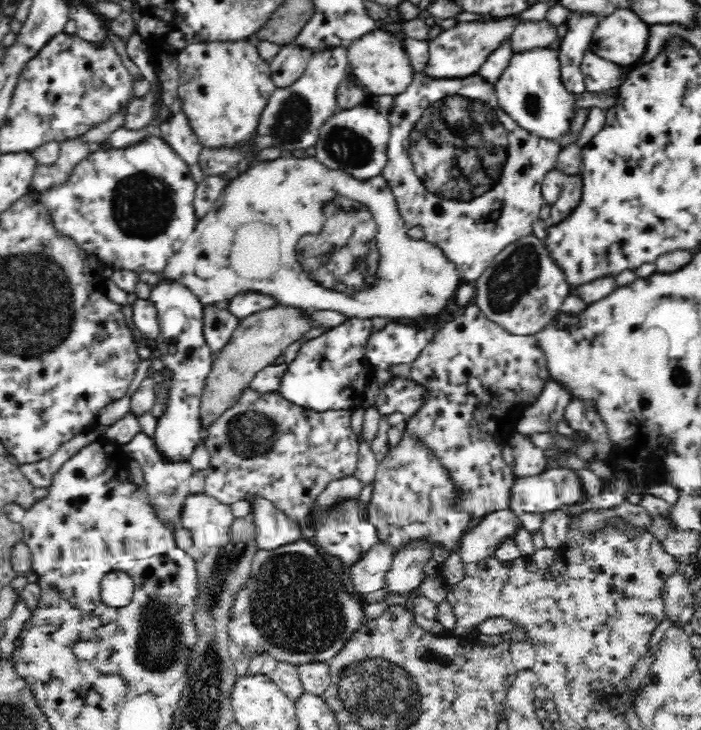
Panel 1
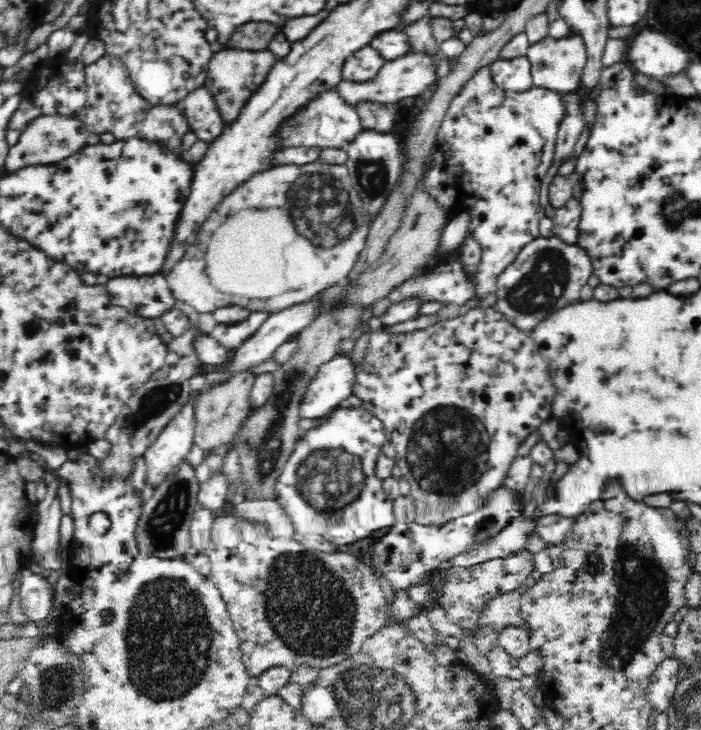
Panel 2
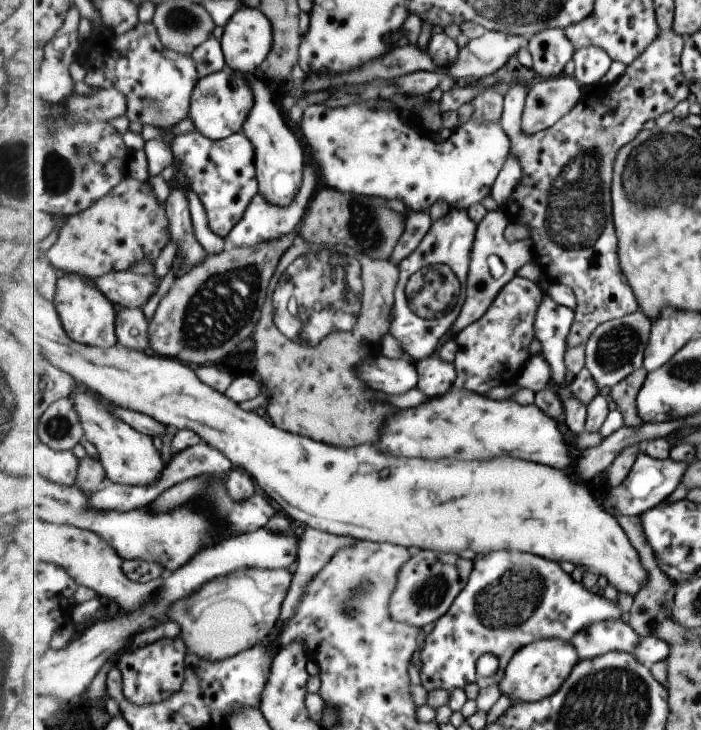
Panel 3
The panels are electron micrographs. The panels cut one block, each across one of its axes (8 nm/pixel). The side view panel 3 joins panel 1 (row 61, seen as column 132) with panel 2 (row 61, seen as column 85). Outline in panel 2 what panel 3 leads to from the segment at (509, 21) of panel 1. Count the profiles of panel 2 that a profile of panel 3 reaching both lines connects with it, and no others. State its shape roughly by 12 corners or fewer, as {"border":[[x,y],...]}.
{"border":[[422,53],[385,60],[371,80],[335,85],[342,102],[422,96],[437,61]]}

